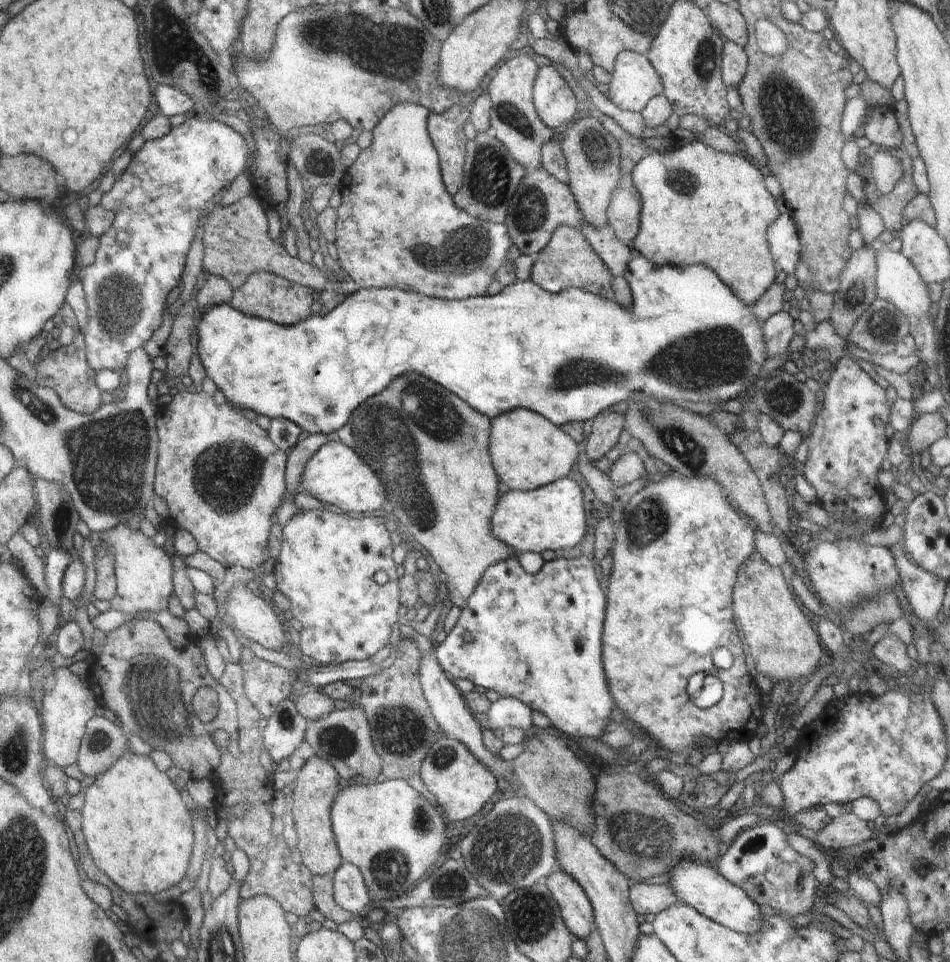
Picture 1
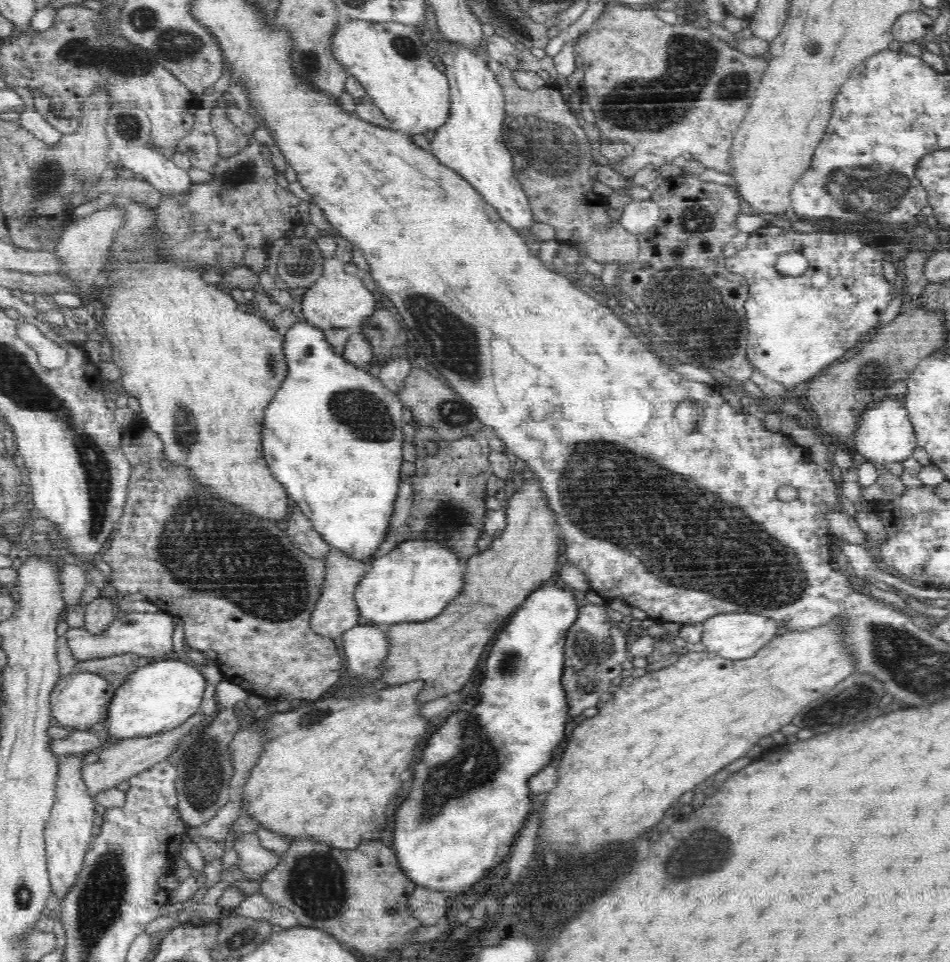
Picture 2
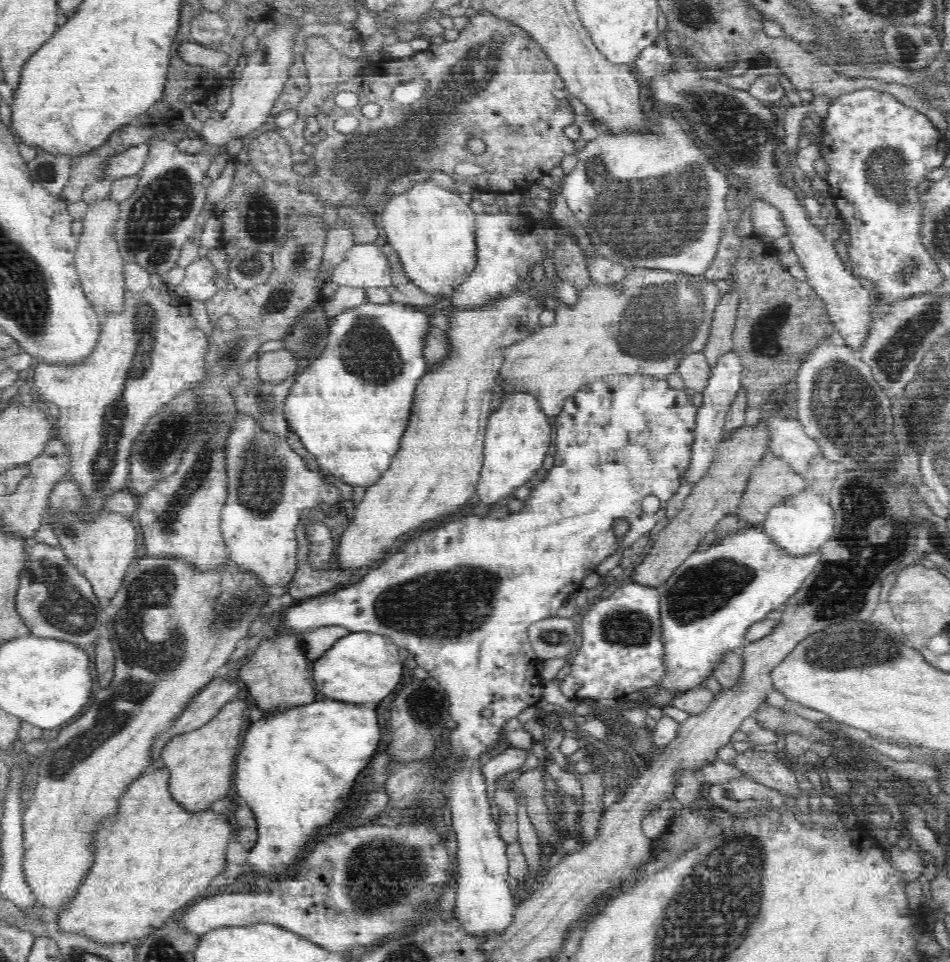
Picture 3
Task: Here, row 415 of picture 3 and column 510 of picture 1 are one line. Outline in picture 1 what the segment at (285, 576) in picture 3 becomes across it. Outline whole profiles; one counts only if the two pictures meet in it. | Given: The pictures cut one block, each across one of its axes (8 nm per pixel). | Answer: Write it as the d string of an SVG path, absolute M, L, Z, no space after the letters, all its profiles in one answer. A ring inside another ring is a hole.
M400 102L394 109L391 110L386 116L382 118L376 128L373 130L373 138L370 146L366 149L362 149L357 156L357 159L349 166L349 178L346 180L346 188L340 186L341 198L344 198L344 202L341 202L340 208L336 210L338 218L335 222L335 244L339 256L339 265L344 272L347 272L358 286L362 289L367 288L389 288L409 290L414 292L422 292L426 296L436 296L436 298L458 298L465 299L468 296L477 297L484 296L484 290L486 286L490 284L494 272L498 270L500 262L504 260L506 252L511 252L513 245L510 232L506 232L506 226L503 223L496 223L492 221L486 221L475 216L468 214L465 210L456 208L452 198L448 196L444 184L442 184L442 178L440 178L440 166L438 166L438 154L432 146L432 140L428 134L427 124L428 117L432 112L428 110L428 107L419 104L410 104L409 102Z

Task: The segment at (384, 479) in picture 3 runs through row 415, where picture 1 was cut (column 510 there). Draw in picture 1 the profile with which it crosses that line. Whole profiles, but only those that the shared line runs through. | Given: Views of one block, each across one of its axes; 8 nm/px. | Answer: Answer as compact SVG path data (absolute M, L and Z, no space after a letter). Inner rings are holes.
M528 409L510 410L495 418L493 425L490 444L492 462L509 490L534 490L568 476L572 464L580 453L585 452L588 442L585 438L576 444L567 432L556 428L551 420Z

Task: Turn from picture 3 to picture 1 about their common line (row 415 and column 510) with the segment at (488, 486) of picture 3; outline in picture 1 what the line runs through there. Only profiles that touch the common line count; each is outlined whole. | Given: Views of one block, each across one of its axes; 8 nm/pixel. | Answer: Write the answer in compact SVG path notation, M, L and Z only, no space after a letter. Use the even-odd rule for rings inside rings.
M561 478L534 490L509 490L500 498L500 506L491 518L495 537L507 542L516 552L572 549L586 536L586 512L582 506L582 488Z

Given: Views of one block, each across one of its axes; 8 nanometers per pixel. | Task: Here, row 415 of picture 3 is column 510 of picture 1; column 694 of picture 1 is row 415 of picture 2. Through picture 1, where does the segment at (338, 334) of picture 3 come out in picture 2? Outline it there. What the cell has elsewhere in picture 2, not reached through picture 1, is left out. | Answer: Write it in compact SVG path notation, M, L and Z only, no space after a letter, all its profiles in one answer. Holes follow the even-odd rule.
M294 322L288 328L285 335L284 355L287 363L287 375L282 387L272 398L270 406L266 407L262 429L262 444L264 446L264 458L269 470L274 470L274 478L284 484L287 495L292 503L296 503L300 510L310 519L314 530L322 535L322 538L332 547L344 550L345 554L352 555L353 558L360 559L366 564L370 564L370 558L378 552L383 540L383 532L386 531L386 522L390 522L390 516L394 510L395 502L398 498L399 486L401 483L402 463L402 444L404 435L402 428L405 423L402 421L402 408L404 407L398 394L386 389L379 378L370 374L364 368L356 367L342 355L334 353L333 347L326 341L325 332L320 327L314 327L308 322Z

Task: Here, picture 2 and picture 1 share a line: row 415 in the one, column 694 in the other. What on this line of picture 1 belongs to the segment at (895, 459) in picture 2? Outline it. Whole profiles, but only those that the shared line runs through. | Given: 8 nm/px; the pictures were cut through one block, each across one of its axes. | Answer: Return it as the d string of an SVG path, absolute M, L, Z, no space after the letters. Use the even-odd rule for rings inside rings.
M684 860L667 875L669 879L667 885L674 890L678 902L695 907L700 914L707 915L714 922L739 931L740 934L752 934L760 930L765 916L760 914L758 903L754 902L742 888L724 878L718 870L708 868L708 864L702 866L694 864L694 860Z

